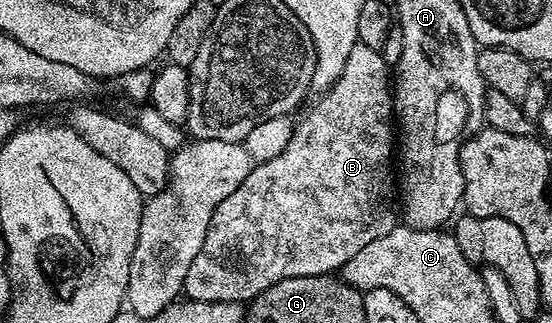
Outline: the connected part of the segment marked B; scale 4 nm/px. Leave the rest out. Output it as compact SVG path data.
M360 43L351 47L351 55L347 55L347 67L343 67L343 75L339 75L339 79L335 79L332 87L320 94L316 100L317 102L301 118L299 116L296 118L287 147L283 147L283 151L279 151L279 155L275 155L271 163L263 163L263 167L255 167L255 171L251 171L251 175L247 175L247 179L243 179L243 183L239 183L239 187L231 191L231 195L227 195L227 199L223 199L219 207L215 207L215 215L211 215L211 223L207 227L207 239L203 239L203 248L199 250L199 255L195 255L195 263L191 263L191 271L187 271L183 293L188 300L248 303L263 291L267 291L267 287L283 279L324 273L336 274L345 266L347 259L359 255L359 251L363 251L363 247L367 247L371 239L379 239L397 228L399 213L395 208L395 114L391 67L383 59L381 50Z

